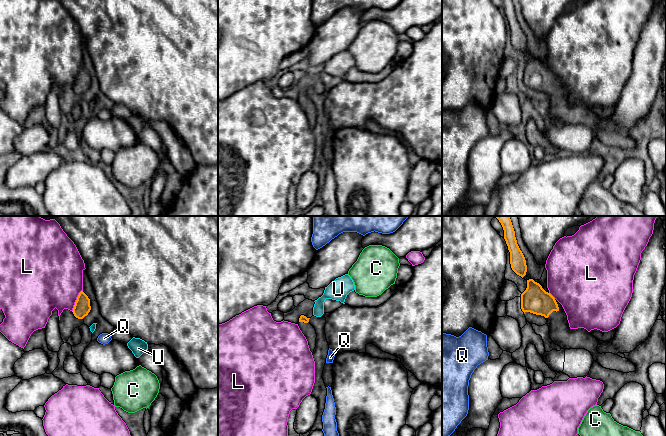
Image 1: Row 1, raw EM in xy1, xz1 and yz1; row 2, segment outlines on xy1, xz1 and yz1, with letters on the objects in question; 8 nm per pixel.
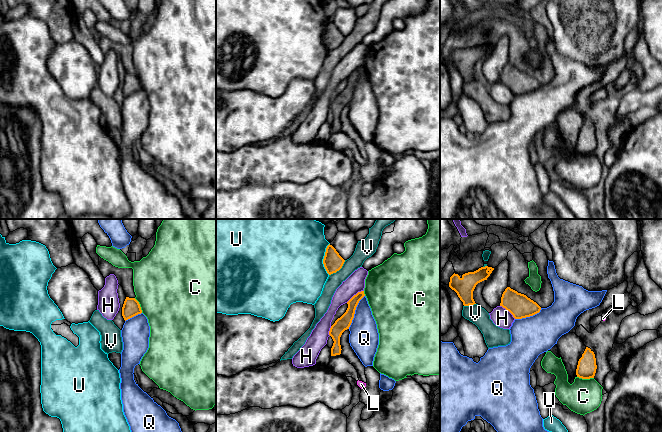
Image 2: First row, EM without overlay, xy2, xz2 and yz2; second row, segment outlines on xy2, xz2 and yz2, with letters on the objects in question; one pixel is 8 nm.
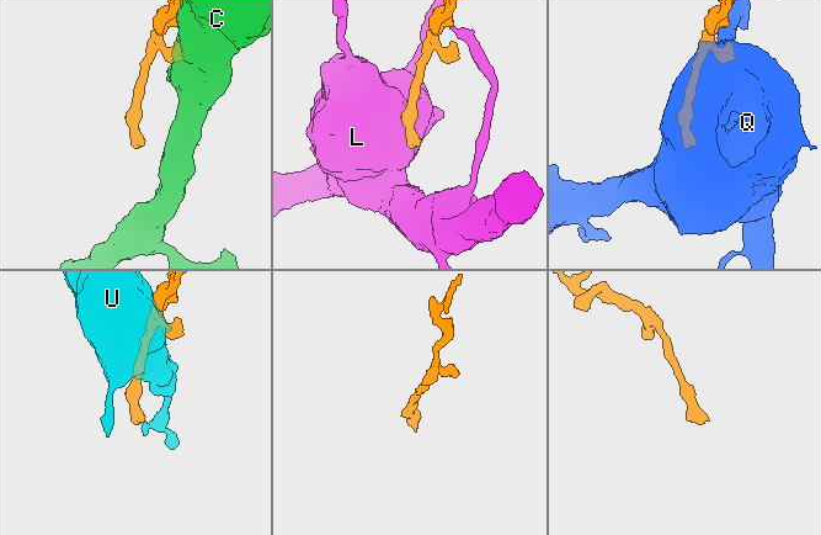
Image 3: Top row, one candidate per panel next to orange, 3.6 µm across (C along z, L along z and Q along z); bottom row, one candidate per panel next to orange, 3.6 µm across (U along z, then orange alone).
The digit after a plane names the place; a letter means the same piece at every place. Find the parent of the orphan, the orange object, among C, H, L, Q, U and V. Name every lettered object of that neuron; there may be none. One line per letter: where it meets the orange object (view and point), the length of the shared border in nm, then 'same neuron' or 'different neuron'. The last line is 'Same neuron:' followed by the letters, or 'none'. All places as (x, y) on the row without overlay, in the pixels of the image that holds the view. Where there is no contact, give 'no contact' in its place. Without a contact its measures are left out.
C: contact yz2 (585, 154); length 140 nm; different neuron
H: contact xz2 (354, 71); length 170 nm; different neuron
L: contact xy1 (76, 77); length 190 nm; different neuron
Q: contact xz2 (354, 88); length 300 nm; different neuron
U: contact xz2 (323, 35); length 260 nm; different neuron
V: contact xz2 (338, 46); length 180 nm; different neuron
Same neuron: none

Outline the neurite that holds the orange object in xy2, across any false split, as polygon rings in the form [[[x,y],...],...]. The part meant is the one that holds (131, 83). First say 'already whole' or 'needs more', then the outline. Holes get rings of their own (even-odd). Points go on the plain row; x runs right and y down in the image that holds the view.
already whole | [[[126,73],[122,83],[122,92],[124,96],[126,97],[141,89],[142,86],[139,78],[135,74]]]

